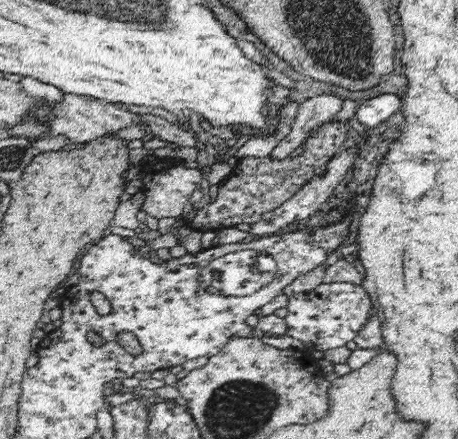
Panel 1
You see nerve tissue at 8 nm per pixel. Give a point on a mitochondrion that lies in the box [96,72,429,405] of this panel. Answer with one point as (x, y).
(236, 275)

